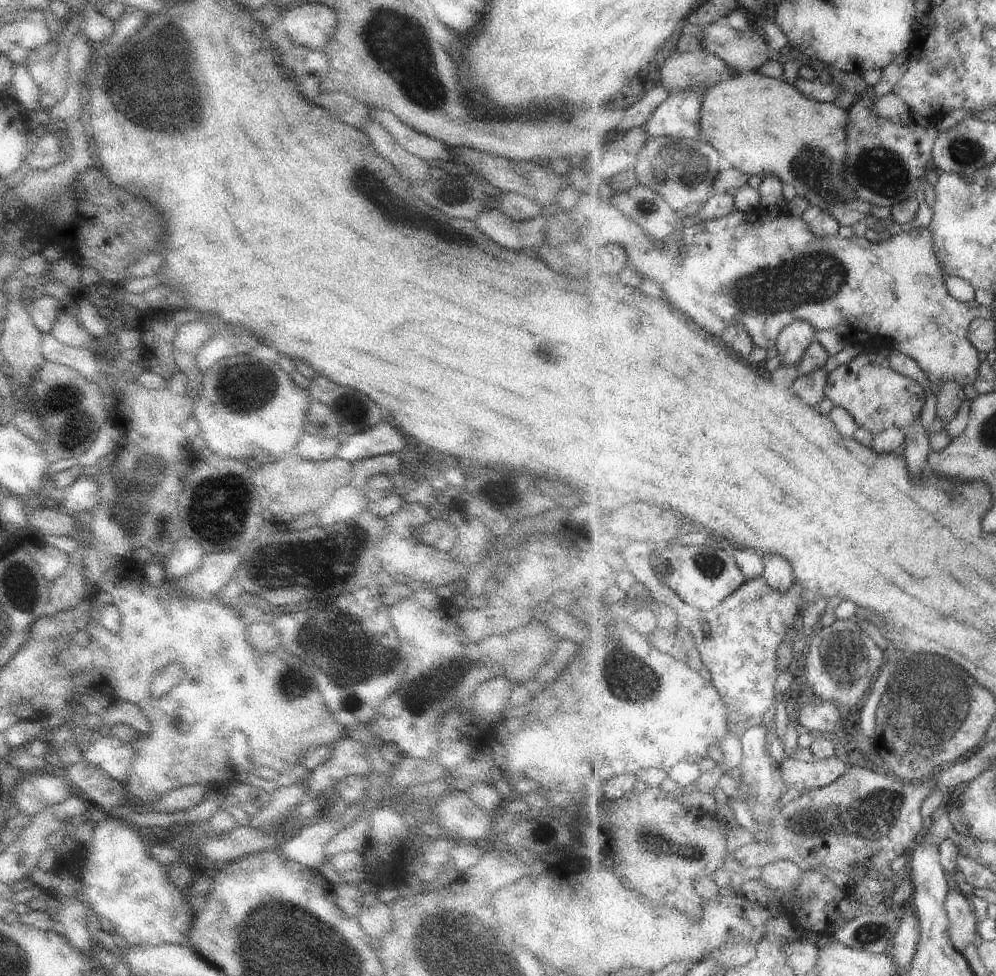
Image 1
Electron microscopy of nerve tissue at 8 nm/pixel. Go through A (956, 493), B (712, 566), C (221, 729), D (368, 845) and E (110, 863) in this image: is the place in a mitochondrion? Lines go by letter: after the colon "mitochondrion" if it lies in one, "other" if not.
A: mitochondrion
B: mitochondrion
C: other
D: other
E: mitochondrion

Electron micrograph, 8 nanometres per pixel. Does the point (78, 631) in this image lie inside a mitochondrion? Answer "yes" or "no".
no

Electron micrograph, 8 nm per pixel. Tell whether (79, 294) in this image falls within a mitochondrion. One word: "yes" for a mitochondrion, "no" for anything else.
no

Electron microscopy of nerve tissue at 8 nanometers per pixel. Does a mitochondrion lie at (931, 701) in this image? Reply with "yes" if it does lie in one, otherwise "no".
yes

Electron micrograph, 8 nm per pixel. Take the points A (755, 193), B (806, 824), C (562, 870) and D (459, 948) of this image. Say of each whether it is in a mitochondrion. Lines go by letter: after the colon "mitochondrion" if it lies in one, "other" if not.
A: other
B: mitochondrion
C: other
D: mitochondrion

